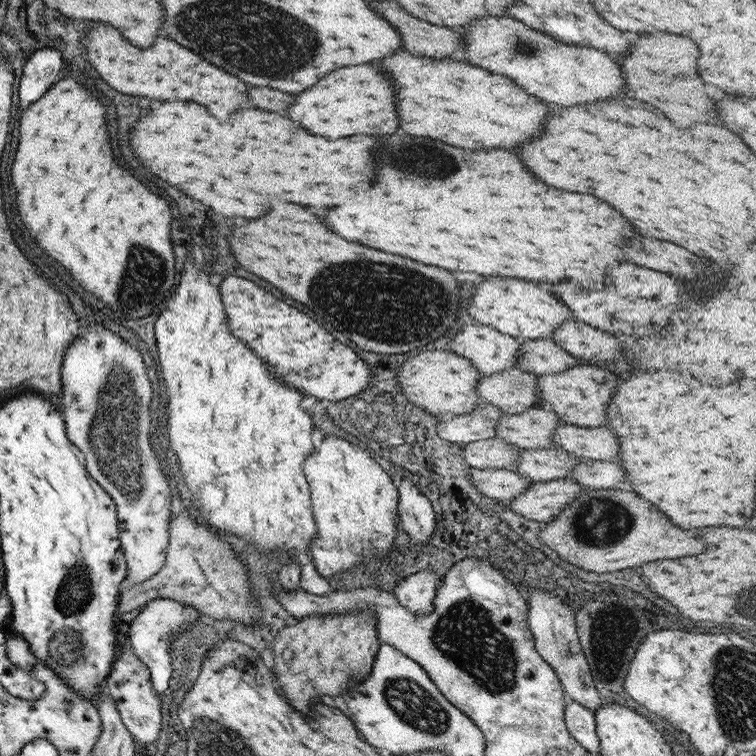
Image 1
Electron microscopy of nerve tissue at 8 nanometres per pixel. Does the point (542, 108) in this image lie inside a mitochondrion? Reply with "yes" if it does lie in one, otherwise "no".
no

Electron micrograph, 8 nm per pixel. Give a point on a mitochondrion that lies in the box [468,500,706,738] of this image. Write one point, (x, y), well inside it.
(567, 654)

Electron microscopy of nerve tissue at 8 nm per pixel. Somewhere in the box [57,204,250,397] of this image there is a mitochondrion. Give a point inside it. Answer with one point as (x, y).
(144, 274)

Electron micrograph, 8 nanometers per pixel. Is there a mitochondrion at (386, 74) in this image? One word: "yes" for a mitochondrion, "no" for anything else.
no

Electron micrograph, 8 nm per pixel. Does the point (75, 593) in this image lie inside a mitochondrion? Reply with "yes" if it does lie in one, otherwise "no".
yes

